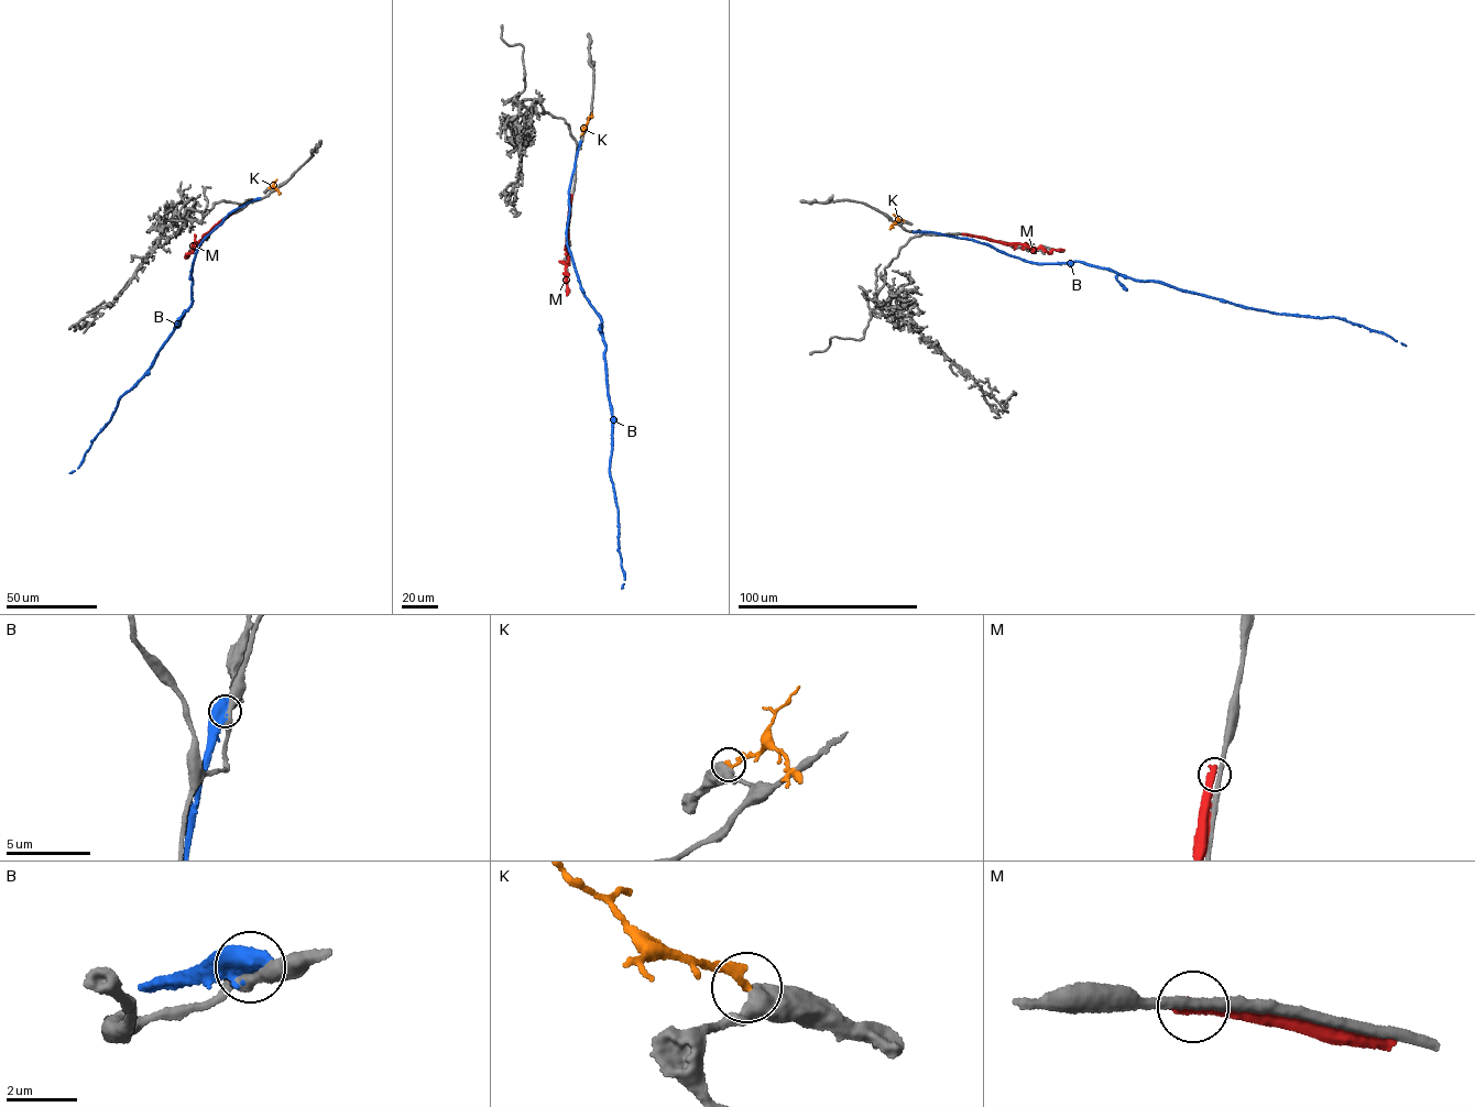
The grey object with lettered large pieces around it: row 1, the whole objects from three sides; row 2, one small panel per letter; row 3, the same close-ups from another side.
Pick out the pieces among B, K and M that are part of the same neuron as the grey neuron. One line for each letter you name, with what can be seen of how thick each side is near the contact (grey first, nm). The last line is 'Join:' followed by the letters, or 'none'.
Join: none

